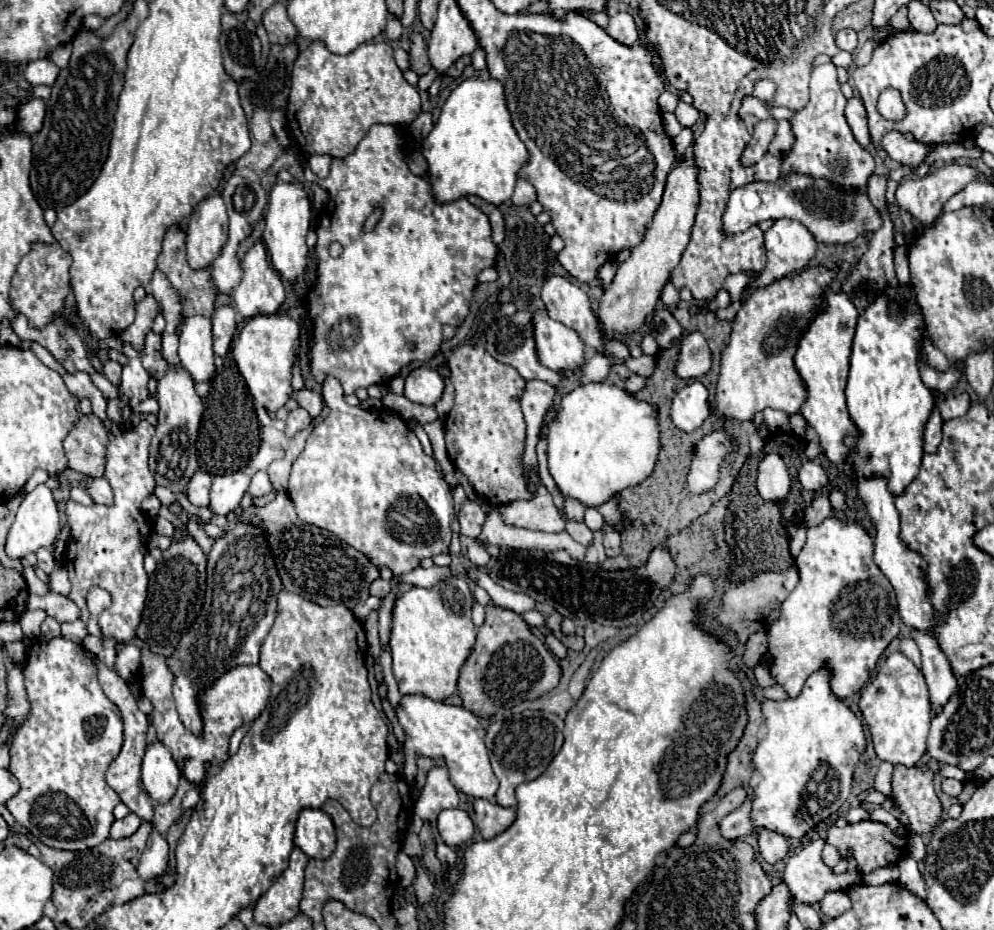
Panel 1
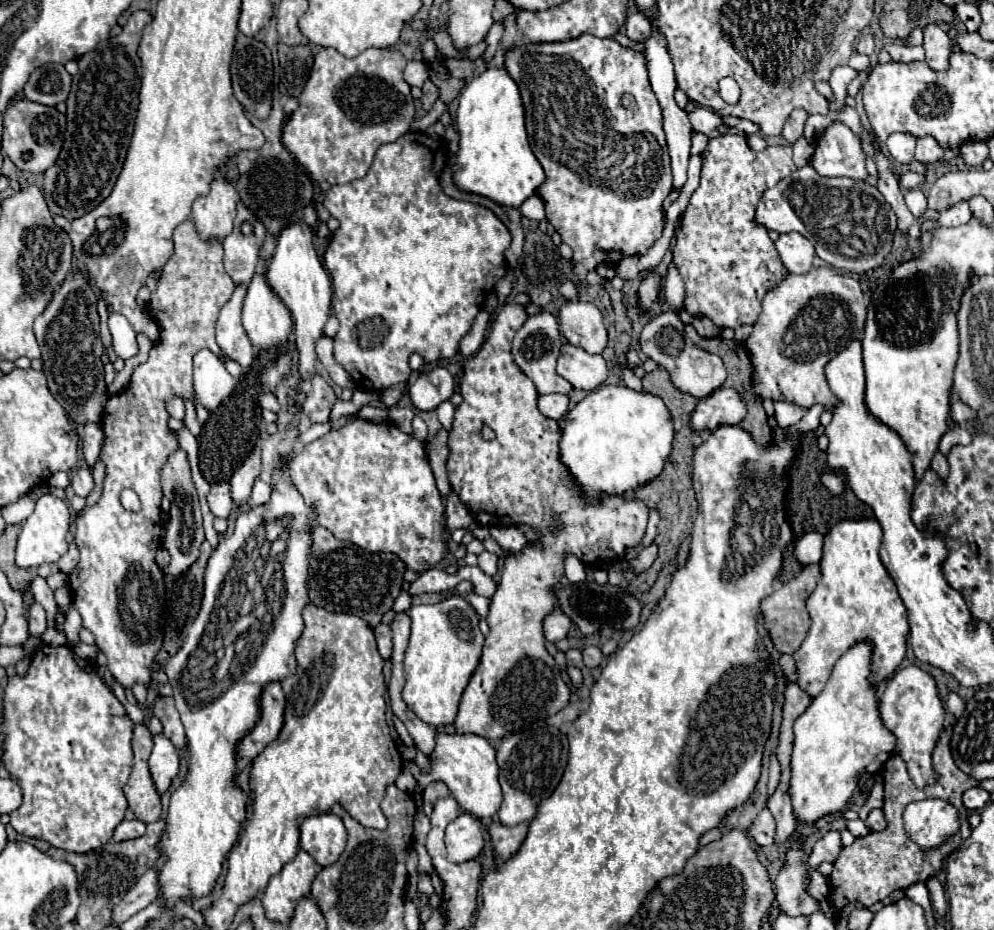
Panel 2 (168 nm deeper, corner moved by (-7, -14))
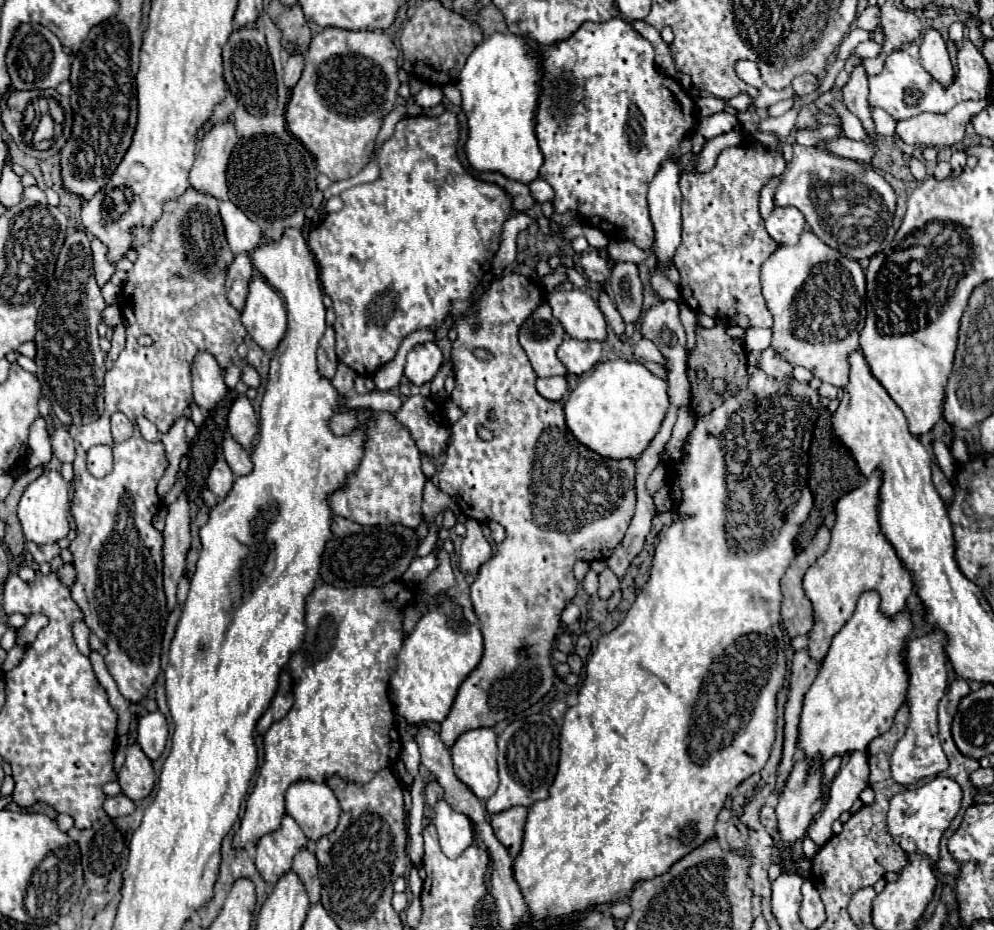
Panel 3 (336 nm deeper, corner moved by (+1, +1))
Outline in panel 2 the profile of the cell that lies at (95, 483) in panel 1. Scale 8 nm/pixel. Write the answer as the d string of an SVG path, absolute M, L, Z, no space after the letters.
M79 469L73 473L73 479L71 479L71 485L73 485L73 491L79 495L79 497L89 497L95 483L93 483L93 475L89 469Z

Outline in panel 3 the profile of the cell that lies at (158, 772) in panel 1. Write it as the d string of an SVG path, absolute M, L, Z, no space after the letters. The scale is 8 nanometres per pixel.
M159 710L149 712L139 718L137 742L151 760L157 760L161 756L161 752L167 744L167 736L169 736L167 720Z

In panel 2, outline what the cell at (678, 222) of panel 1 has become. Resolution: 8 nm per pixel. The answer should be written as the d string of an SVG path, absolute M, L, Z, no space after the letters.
M653 271L641 281L639 289L637 289L637 297L639 297L639 307L643 309L643 313L647 313L651 309L651 305L657 301L659 291L661 291L661 275L655 275Z

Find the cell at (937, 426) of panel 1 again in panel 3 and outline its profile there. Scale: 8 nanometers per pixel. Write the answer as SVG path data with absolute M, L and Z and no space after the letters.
M933 466L933 484L937 494L941 496L941 500L945 502L945 506L949 506L953 502L953 486L951 482L945 478L945 474L941 472L939 466Z

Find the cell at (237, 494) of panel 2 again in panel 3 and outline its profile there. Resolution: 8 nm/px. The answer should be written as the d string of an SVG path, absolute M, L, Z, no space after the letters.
M239 396L229 410L229 432L245 448L251 448L251 440L259 430L259 418L247 396Z

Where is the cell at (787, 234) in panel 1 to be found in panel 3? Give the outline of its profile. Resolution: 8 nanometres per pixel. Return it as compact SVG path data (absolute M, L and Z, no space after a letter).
M775 206L765 218L765 226L777 244L797 244L799 234L805 230L805 218L795 206Z

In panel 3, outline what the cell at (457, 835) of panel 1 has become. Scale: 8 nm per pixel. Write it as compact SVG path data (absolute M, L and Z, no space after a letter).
M439 800L433 810L433 824L439 834L441 850L445 856L457 858L461 852L465 852L465 848L473 844L473 824L465 814L455 812L445 800Z

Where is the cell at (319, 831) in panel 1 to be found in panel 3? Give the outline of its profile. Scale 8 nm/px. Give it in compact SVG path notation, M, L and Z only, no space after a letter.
M299 780L289 786L285 802L289 816L295 818L309 840L319 840L337 826L341 808L325 782Z

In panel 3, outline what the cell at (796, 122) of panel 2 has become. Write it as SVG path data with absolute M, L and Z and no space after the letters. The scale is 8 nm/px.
M801 74L793 80L793 90L797 96L805 98L805 96L811 96L815 92L815 86L819 84L819 78L813 76L813 74Z

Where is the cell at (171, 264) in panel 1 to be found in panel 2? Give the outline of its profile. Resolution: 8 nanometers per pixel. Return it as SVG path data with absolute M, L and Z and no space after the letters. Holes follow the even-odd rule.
M185 221L175 229L173 243L175 253L163 267L161 281L151 293L149 303L149 313L161 329L161 341L153 345L149 359L133 371L129 391L111 395L105 405L101 423L105 435L101 459L107 467L103 495L75 519L75 543L81 559L69 575L73 607L79 611L83 627L95 635L95 643L105 653L113 677L129 689L135 683L149 685L149 665L163 643L159 619L165 605L165 581L163 571L155 563L163 535L159 469L169 451L179 447L177 439L169 433L165 405L173 395L193 395L191 359L201 347L221 357L215 343L215 321L235 291L233 281L223 271L223 247L219 241L201 241L193 221ZM125 487L139 495L141 511L131 513L121 507L119 495Z

